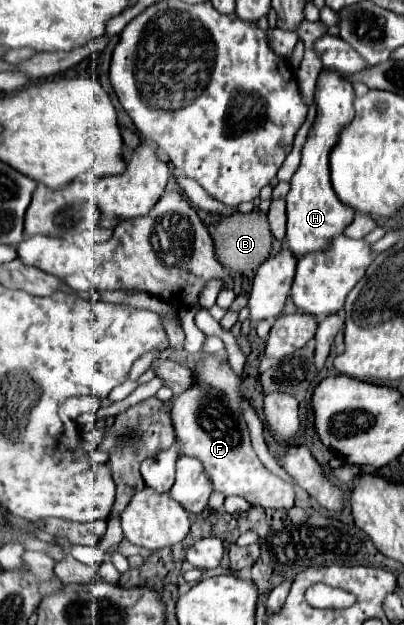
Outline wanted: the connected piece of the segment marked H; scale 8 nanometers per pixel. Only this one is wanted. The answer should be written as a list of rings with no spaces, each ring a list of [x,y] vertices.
[[[323,72],[317,78],[317,118],[309,130],[307,142],[303,146],[301,166],[291,178],[291,190],[287,194],[287,236],[285,246],[295,258],[303,258],[311,252],[327,252],[337,236],[353,222],[357,212],[351,212],[347,204],[339,204],[331,180],[329,180],[329,152],[339,138],[339,130],[349,124],[355,116],[353,112],[353,86],[341,78],[339,72]]]

